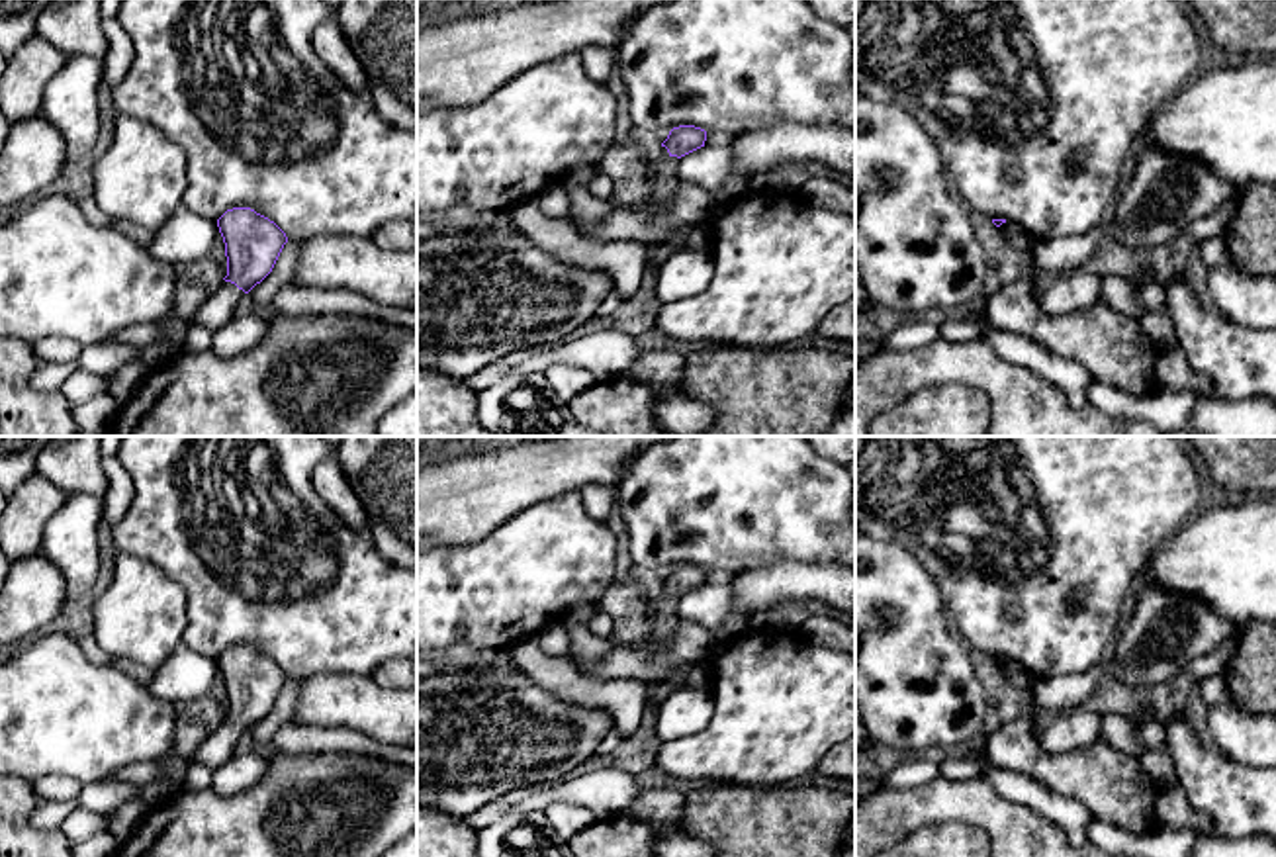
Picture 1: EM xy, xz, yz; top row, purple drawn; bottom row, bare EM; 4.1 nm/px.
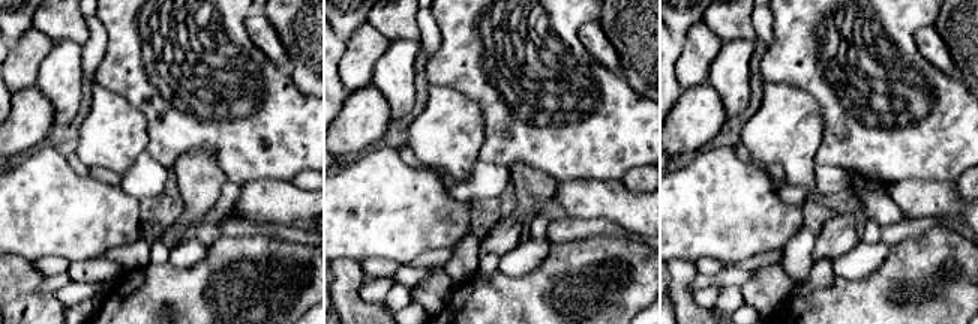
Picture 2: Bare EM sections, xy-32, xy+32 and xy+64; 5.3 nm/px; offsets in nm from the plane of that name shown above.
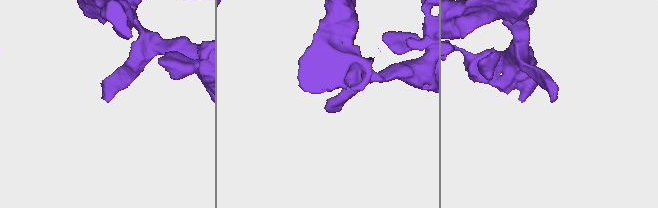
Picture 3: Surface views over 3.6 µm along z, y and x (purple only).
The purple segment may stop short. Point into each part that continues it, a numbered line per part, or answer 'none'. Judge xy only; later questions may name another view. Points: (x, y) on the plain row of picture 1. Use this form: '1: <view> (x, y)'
1: xy (224, 738)

